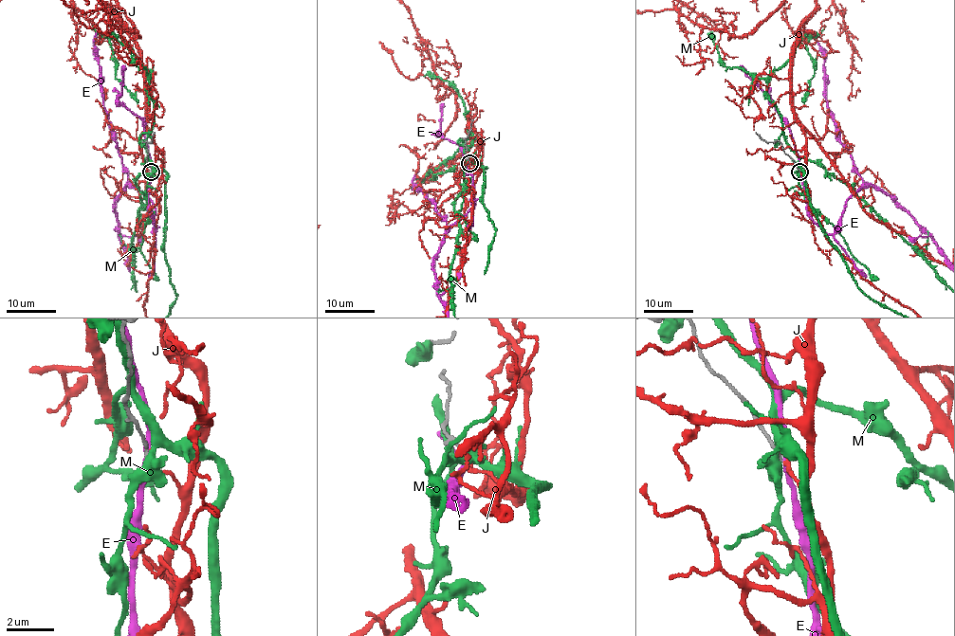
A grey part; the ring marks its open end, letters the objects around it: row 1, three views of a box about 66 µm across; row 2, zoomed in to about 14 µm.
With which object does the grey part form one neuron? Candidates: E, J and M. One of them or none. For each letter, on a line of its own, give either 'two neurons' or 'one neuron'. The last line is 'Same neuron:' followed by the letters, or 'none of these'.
E: two neurons
J: one neuron
M: two neurons
Same neuron: J

